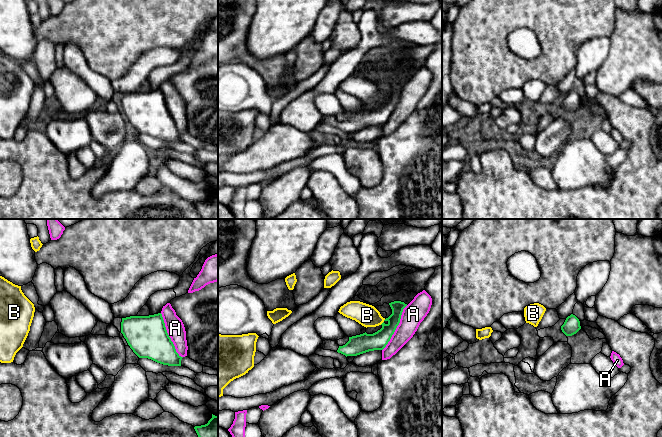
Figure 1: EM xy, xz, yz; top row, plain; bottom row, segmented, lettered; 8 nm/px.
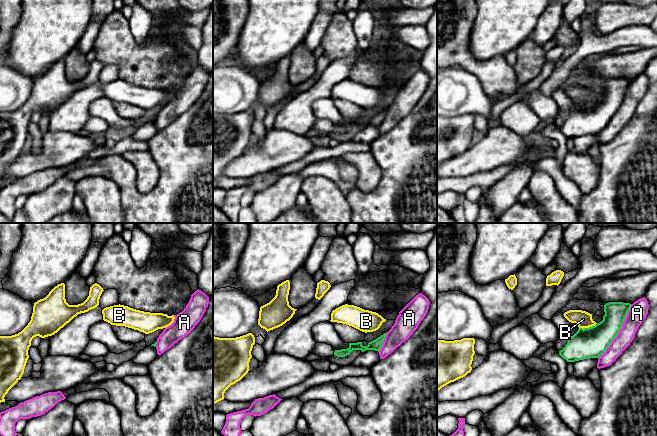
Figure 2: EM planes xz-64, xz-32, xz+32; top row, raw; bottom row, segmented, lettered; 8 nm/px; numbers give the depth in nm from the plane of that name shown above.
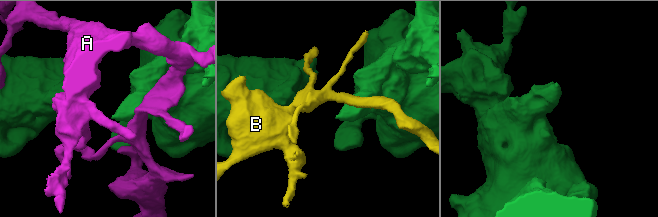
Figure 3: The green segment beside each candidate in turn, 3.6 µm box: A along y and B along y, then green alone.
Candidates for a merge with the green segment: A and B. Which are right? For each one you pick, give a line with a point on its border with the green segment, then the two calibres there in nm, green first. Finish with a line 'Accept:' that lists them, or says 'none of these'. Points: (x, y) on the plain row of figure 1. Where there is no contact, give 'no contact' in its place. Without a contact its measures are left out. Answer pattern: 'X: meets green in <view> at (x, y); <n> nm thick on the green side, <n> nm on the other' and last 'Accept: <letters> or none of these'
Accept: none of these

